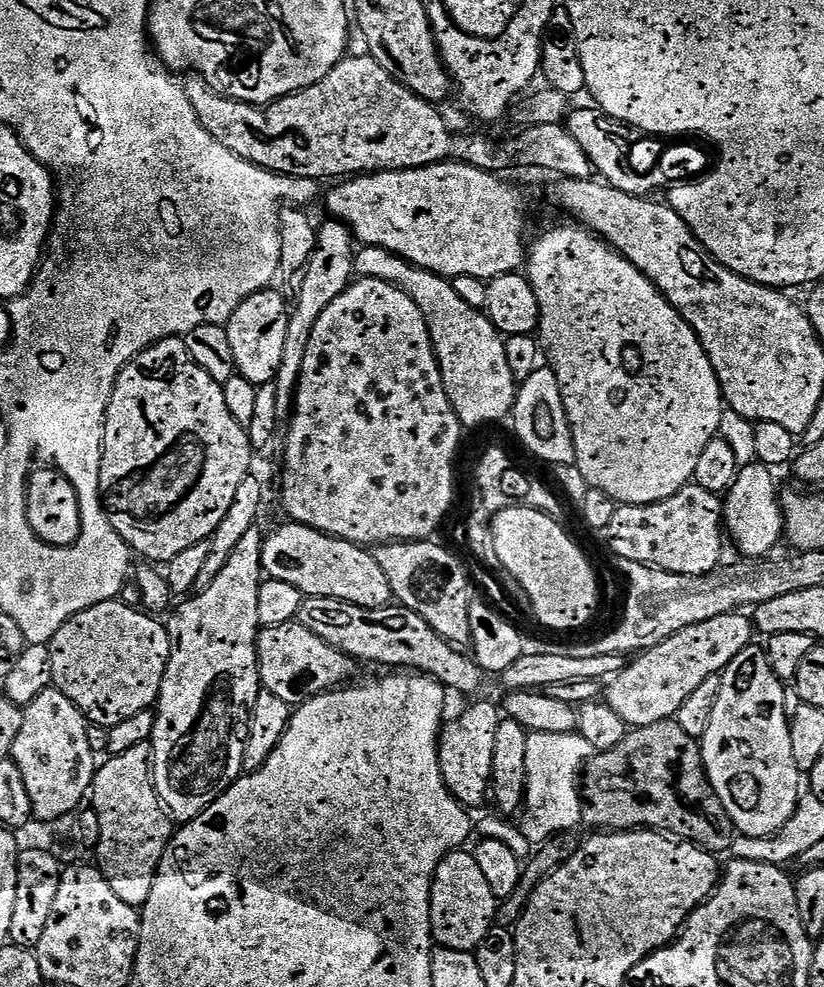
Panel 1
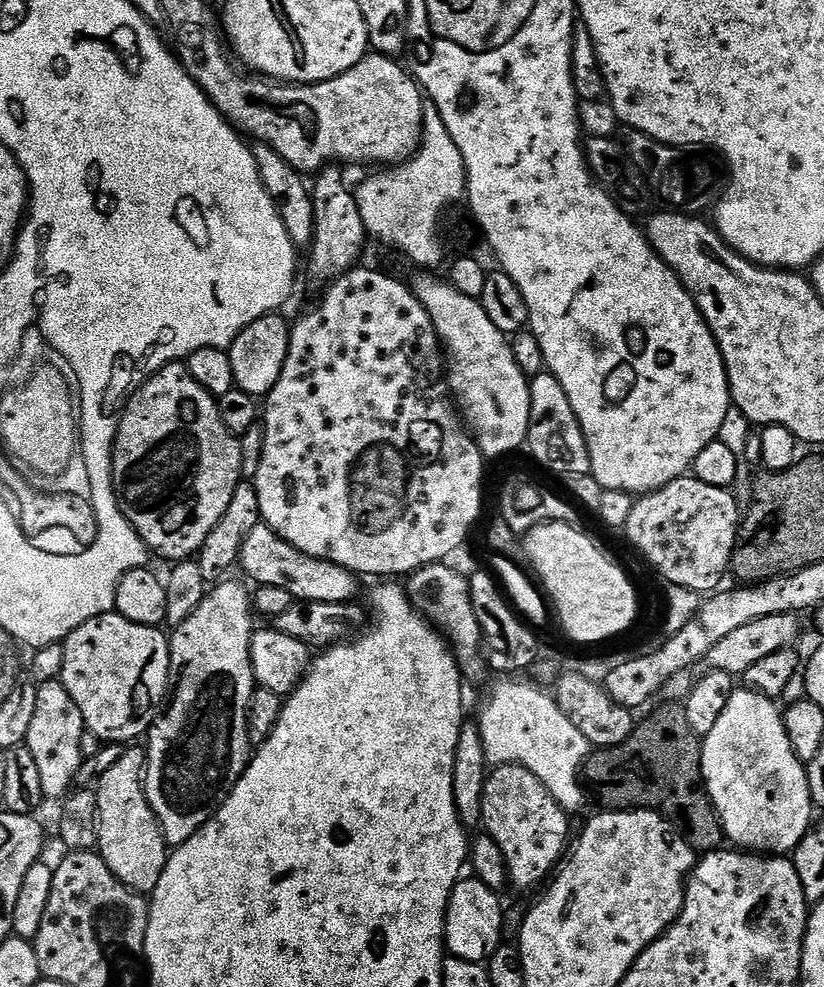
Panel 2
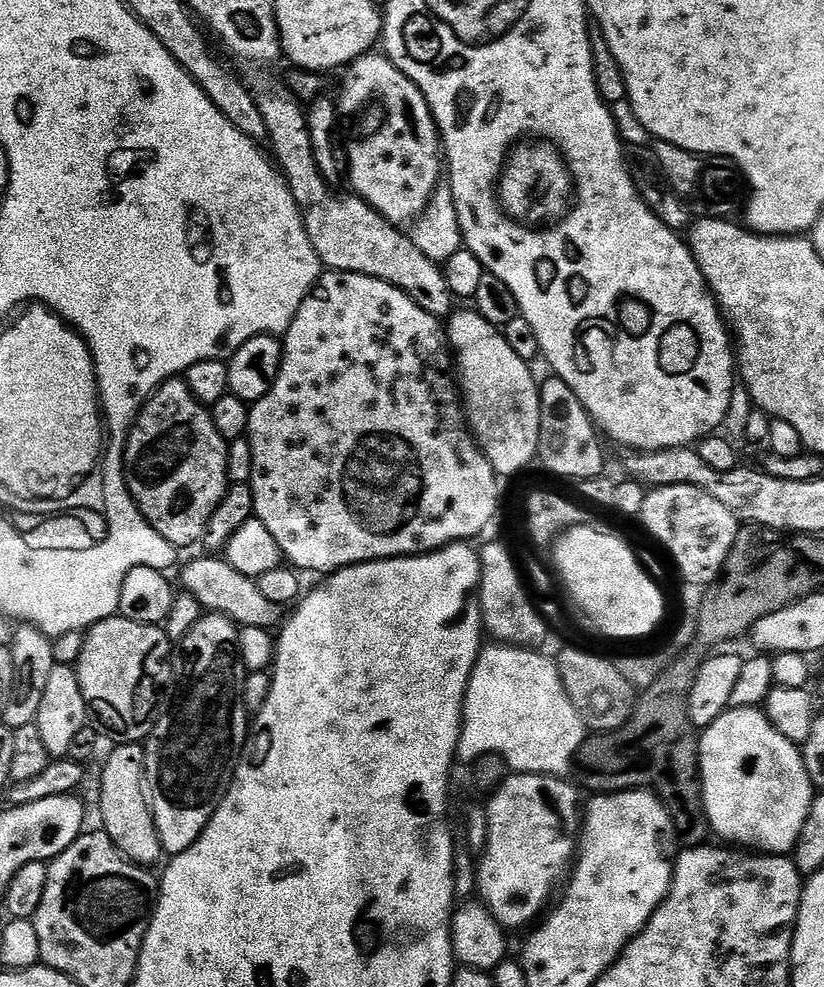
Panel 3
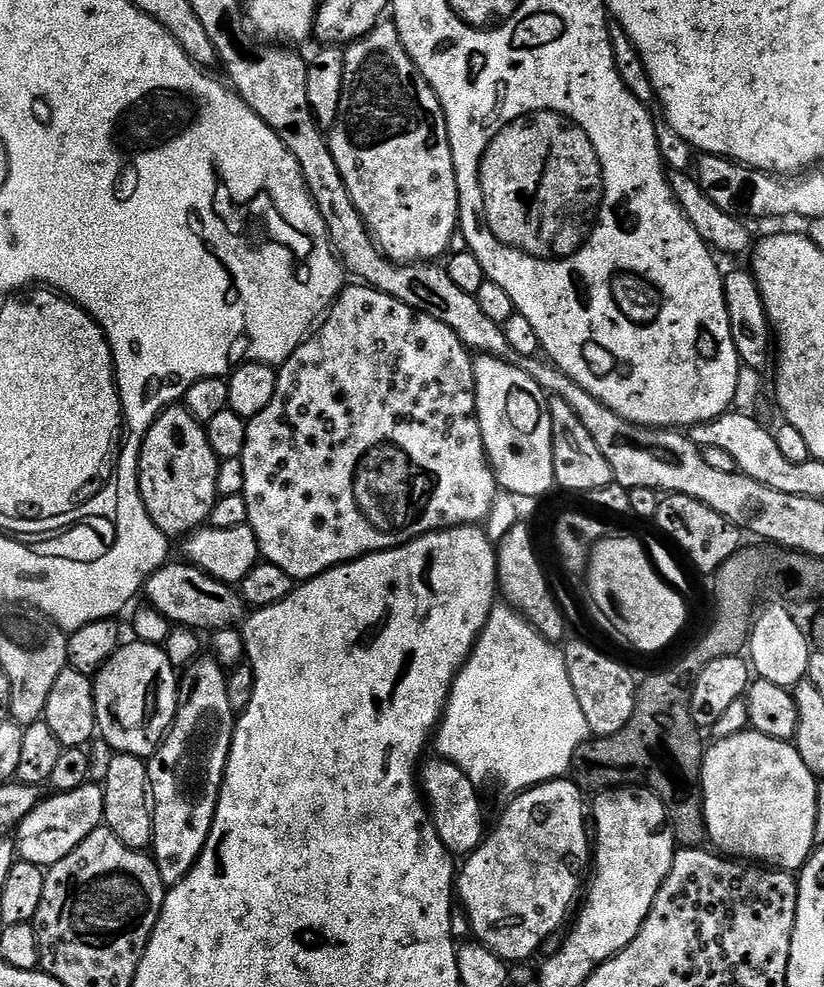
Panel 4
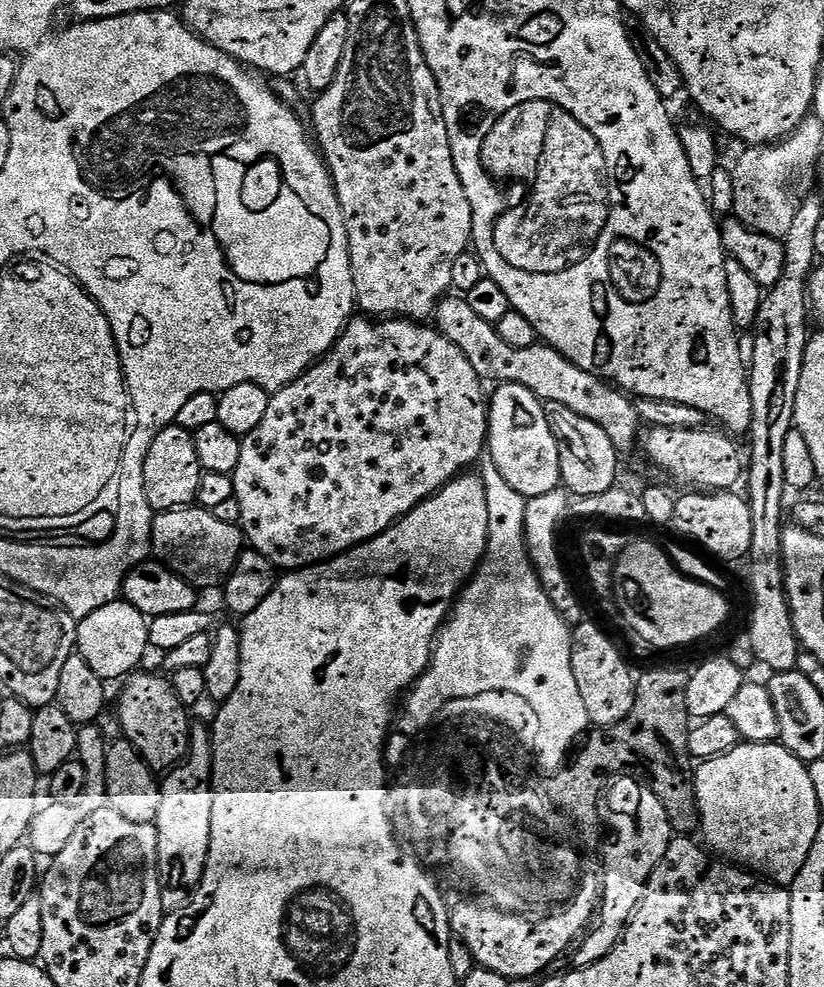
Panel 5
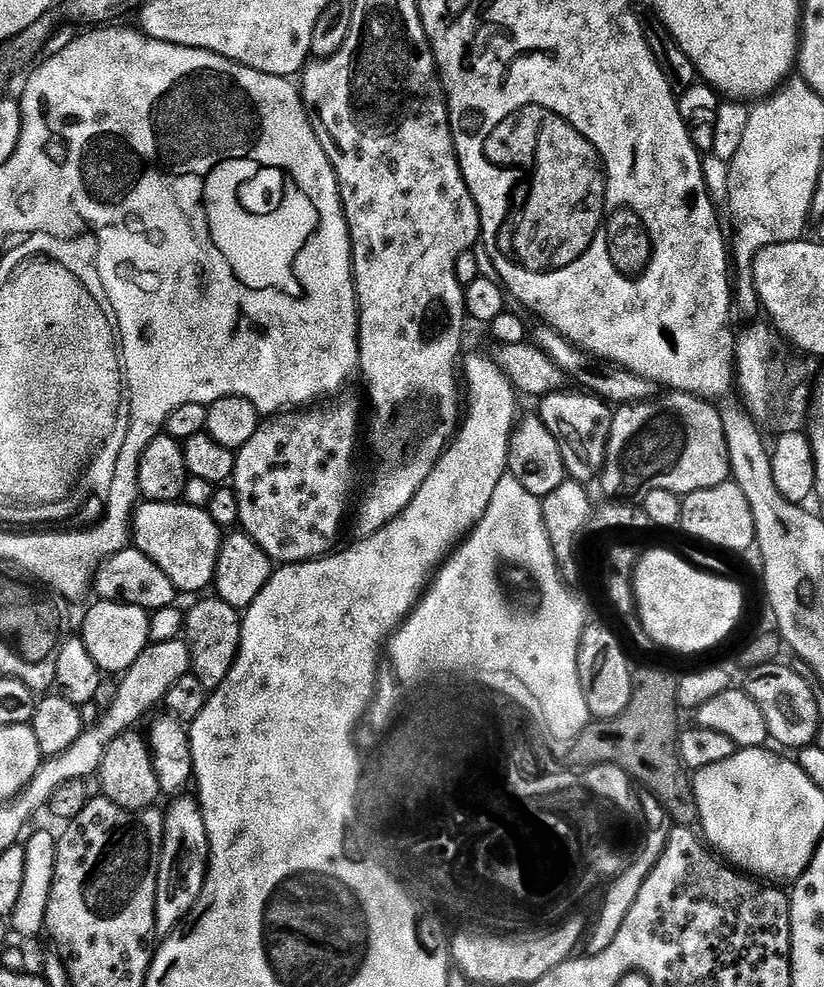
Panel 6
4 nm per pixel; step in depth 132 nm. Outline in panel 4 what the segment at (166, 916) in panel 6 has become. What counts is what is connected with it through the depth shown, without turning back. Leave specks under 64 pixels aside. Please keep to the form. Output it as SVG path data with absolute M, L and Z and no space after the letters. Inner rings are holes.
M197 658L186 668L178 680L180 702L176 706L176 717L160 749L147 761L148 787L152 802L151 855L154 857L160 877L171 886L184 879L195 866L196 859L206 846L206 838L212 829L220 787L224 781L226 762L232 745L232 732L236 729L237 713L230 706L228 672L214 658Z

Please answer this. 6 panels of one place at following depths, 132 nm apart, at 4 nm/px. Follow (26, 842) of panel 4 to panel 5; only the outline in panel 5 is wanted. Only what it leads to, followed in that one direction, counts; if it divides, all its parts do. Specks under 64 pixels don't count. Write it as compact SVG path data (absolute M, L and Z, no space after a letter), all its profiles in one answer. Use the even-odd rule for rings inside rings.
M86 724L76 734L78 759L81 760L84 769L88 772L86 790L82 790L82 794L71 800L69 804L49 803L49 808L41 807L32 817L32 826L28 829L27 839L37 857L51 858L57 856L62 850L62 846L66 846L66 842L70 842L70 838L74 838L74 830L78 830L78 826L82 826L82 822L86 822L86 818L90 818L90 814L102 810L108 803L108 787L104 777L108 754L106 743L104 744L104 736L98 729L99 727L96 724Z

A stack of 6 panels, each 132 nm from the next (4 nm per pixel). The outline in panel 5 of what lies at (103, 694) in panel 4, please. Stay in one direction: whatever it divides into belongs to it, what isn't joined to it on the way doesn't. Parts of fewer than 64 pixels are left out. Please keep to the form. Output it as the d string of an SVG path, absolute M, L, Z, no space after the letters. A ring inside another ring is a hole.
M137 671L127 677L128 685L120 696L120 728L149 768L171 770L188 754L190 719L185 701L176 697L171 683L152 672Z

